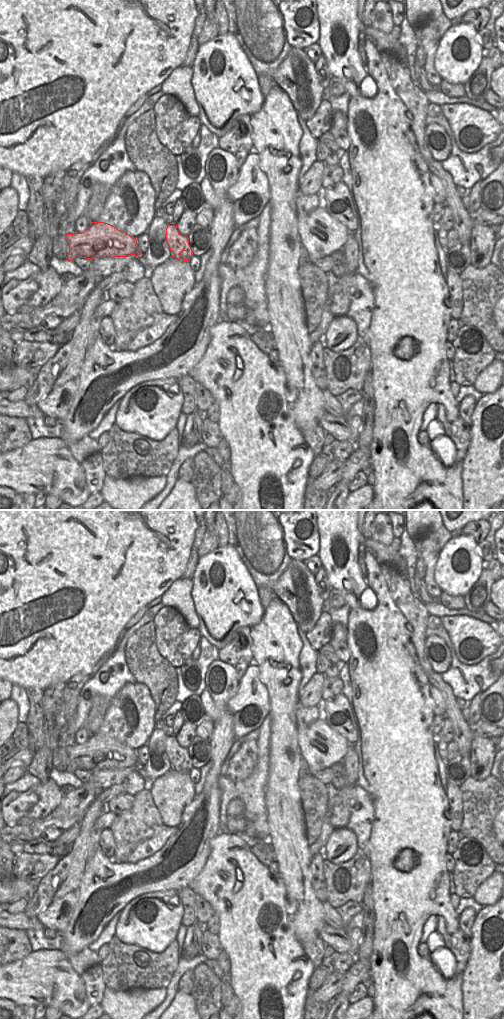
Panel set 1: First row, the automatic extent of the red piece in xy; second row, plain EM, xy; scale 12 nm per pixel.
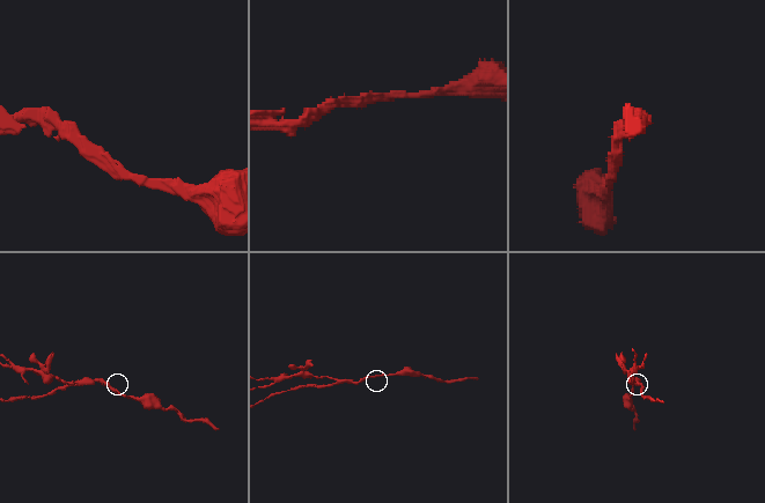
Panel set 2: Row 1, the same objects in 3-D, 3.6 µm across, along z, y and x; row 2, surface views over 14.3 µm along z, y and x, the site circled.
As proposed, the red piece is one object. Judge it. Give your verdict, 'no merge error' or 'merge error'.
merge error

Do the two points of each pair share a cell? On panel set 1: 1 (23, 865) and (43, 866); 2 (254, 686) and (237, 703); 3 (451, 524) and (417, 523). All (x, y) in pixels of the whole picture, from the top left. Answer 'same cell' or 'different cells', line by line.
1: same cell
2: same cell
3: different cells

